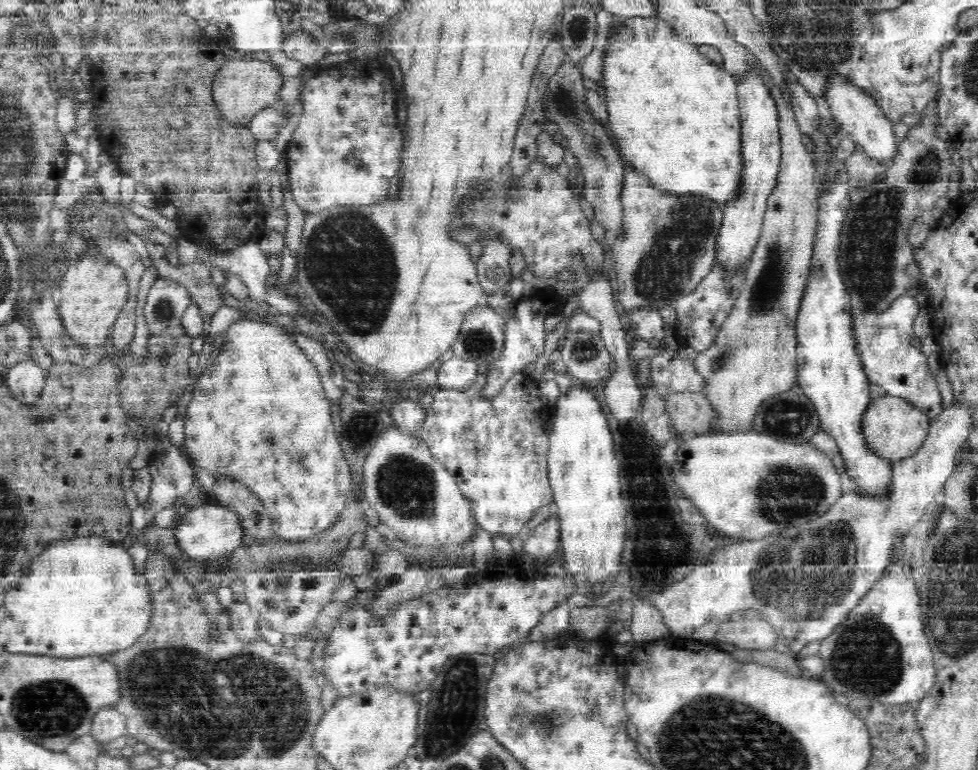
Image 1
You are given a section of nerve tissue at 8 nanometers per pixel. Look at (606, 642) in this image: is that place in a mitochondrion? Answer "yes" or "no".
no

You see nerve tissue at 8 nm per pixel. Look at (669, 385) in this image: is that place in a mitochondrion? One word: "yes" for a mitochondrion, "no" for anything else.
no

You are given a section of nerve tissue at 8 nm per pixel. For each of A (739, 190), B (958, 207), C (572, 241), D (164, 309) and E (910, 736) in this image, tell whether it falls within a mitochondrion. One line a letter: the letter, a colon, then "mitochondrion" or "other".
A: other
B: other
C: other
D: mitochondrion
E: other

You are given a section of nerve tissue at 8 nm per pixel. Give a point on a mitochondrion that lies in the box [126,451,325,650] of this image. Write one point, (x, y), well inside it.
(256, 518)

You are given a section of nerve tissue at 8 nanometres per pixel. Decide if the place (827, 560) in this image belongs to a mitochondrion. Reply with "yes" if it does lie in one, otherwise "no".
yes

